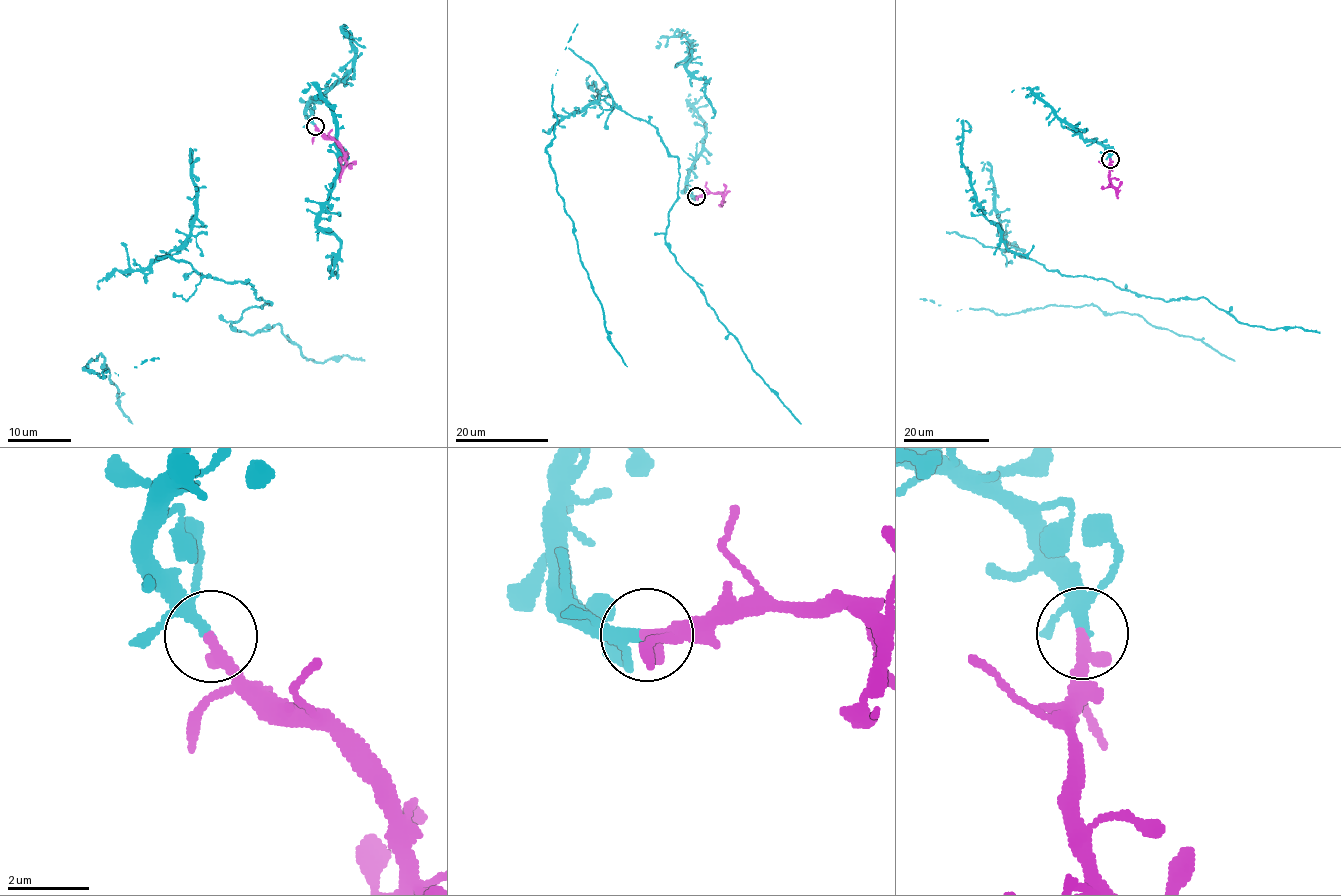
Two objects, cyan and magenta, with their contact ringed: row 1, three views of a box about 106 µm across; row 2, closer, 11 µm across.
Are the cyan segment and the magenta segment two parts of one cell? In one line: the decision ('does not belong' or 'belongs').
belongs

